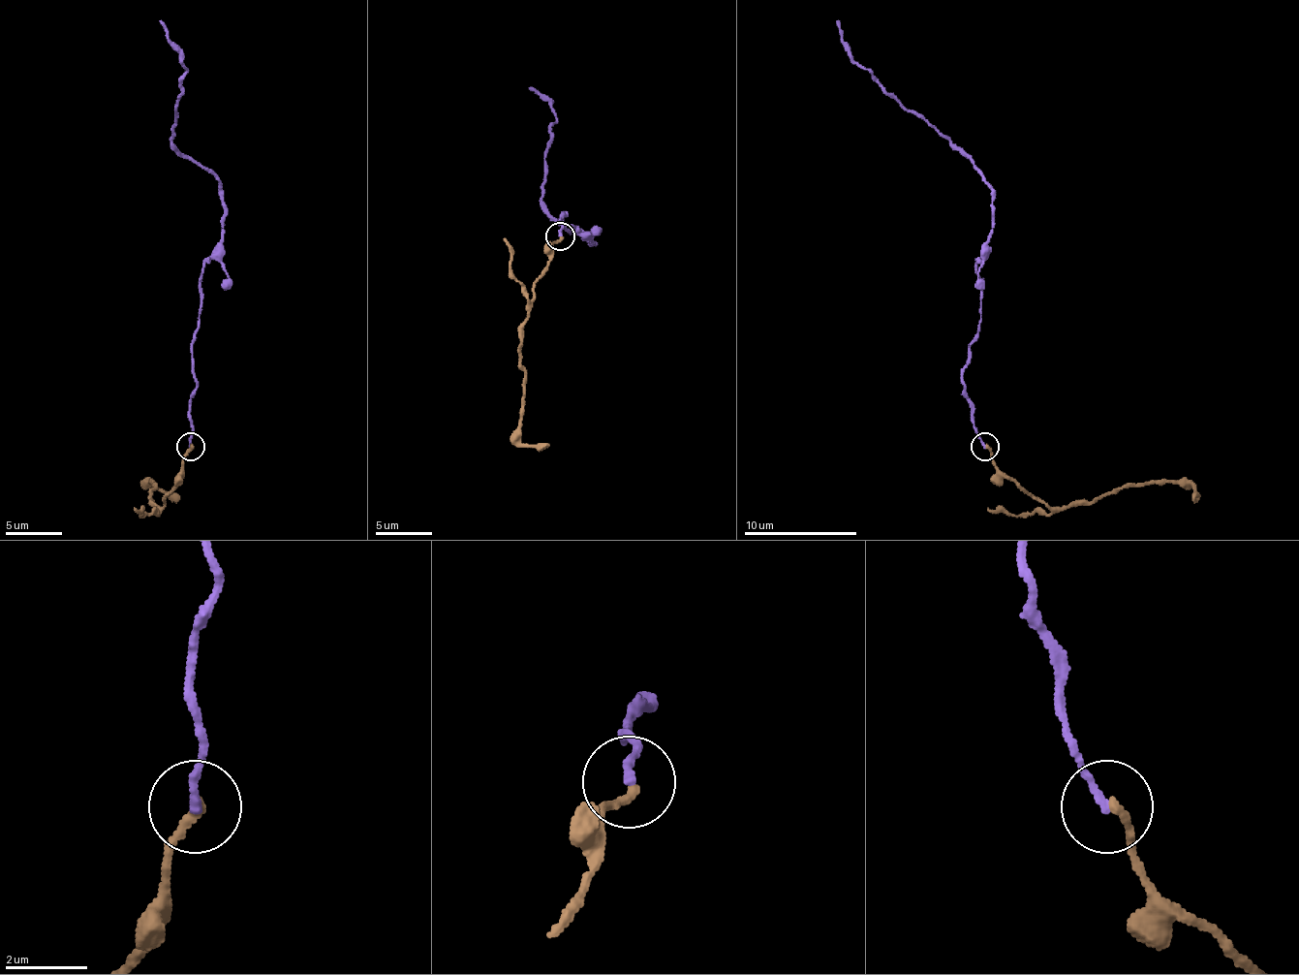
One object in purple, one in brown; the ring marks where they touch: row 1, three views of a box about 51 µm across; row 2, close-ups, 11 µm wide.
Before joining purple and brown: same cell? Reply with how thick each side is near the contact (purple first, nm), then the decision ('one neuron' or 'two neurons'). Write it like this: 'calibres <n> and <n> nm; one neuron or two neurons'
calibres 200 and 240 nm; one neuron

